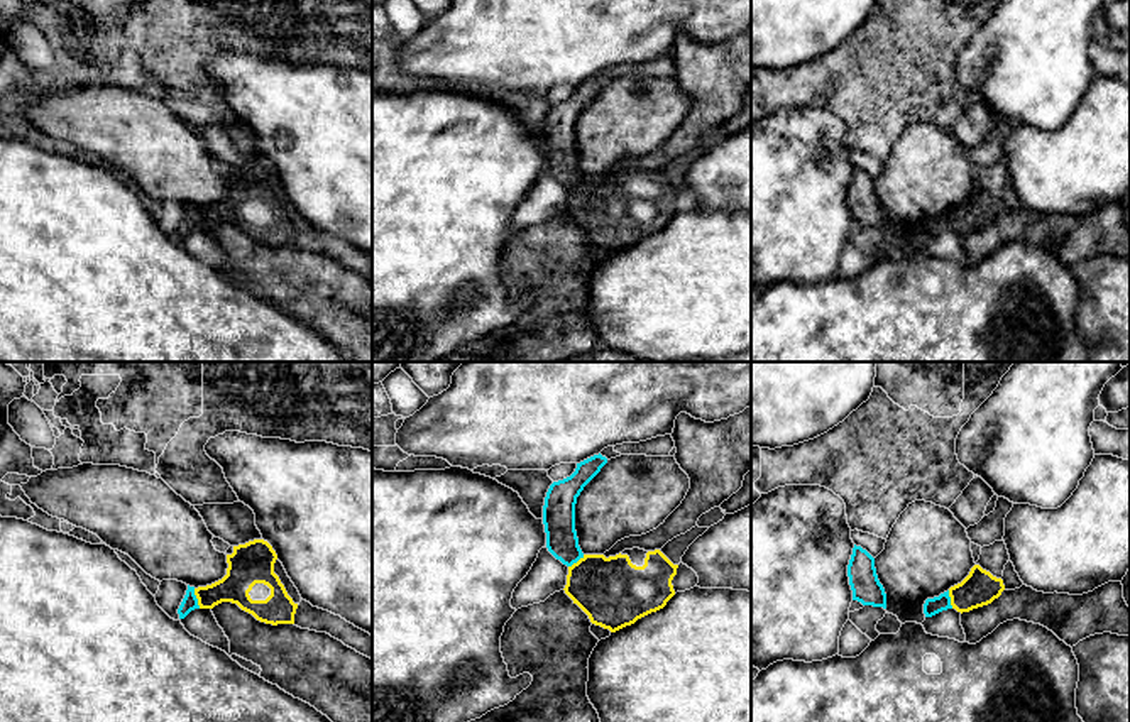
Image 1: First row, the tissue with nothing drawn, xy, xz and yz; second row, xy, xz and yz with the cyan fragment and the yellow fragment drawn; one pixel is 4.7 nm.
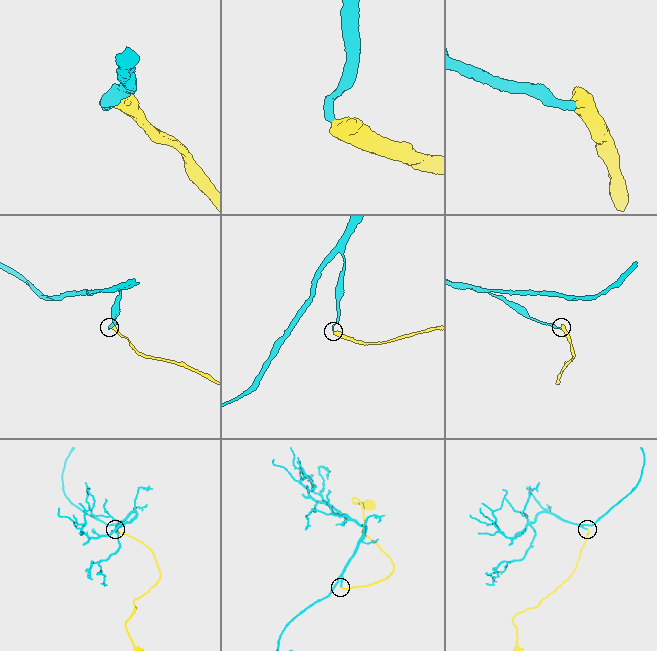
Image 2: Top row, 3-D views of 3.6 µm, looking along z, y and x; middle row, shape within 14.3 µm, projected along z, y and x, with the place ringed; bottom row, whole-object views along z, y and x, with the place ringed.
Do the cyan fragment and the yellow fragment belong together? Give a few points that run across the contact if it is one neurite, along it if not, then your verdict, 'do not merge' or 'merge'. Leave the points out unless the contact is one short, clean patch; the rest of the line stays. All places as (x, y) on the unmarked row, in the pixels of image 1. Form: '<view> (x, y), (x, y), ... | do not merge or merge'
xy (190, 224), (197, 220), (225, 212), (242, 195) | merge

